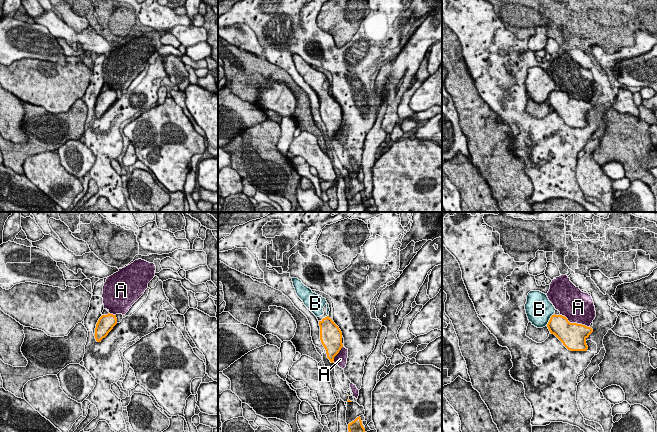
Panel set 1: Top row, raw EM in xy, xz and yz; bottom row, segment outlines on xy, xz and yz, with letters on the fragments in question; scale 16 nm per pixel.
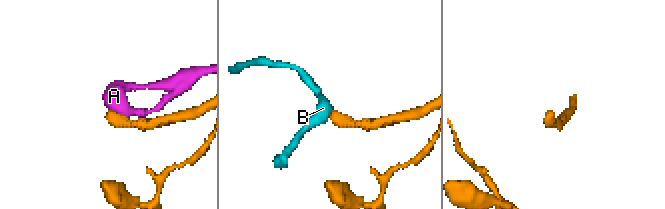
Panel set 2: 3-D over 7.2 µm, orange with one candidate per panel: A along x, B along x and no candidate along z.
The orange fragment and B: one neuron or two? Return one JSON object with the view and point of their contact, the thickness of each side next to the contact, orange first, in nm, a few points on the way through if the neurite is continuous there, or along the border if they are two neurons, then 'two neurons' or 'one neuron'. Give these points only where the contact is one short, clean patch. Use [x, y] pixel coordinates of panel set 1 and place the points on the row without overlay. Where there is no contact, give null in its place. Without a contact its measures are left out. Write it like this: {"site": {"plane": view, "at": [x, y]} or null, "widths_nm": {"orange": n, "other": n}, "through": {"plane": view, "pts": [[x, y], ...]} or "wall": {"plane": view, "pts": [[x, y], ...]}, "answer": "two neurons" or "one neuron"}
{"site": {"plane": "yz", "at": [550, 95]}, "widths_nm": {"orange": 320, "other": 440}, "through": {"plane": "yz", "pts": [[558, 101], [550, 95], [539, 85]]}, "answer": "one neuron"}

